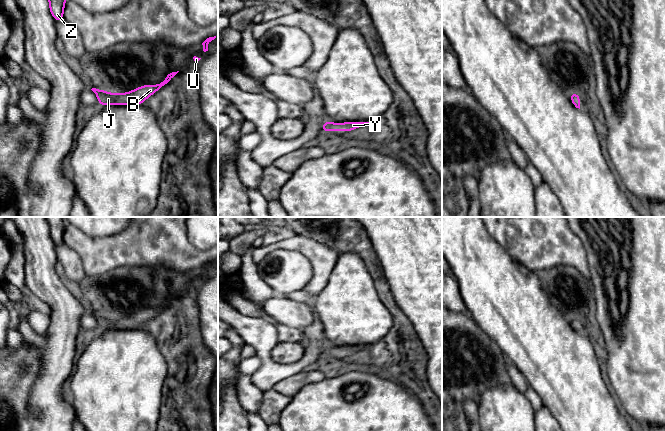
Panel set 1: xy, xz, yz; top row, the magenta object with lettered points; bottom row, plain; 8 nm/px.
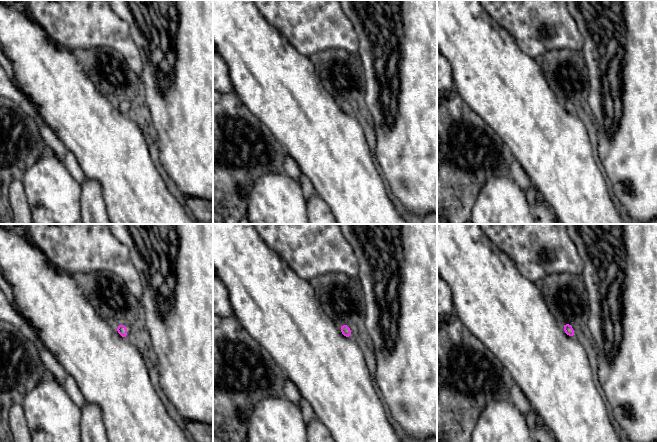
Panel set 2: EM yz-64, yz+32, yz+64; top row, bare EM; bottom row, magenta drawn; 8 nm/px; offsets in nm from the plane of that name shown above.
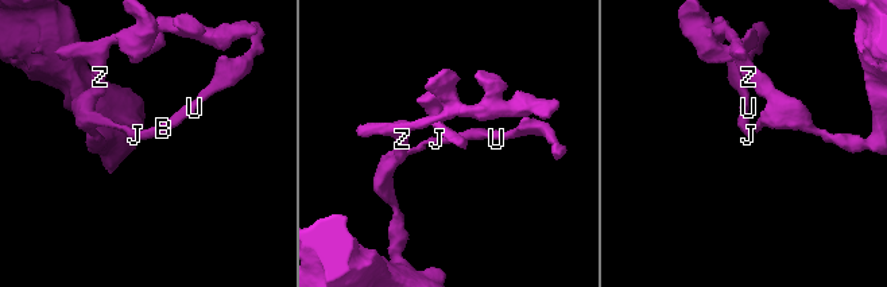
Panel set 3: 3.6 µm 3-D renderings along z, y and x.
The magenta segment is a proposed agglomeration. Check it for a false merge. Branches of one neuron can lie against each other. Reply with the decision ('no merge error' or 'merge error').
no merge error

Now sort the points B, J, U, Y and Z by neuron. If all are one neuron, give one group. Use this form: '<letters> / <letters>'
B J U Y Z

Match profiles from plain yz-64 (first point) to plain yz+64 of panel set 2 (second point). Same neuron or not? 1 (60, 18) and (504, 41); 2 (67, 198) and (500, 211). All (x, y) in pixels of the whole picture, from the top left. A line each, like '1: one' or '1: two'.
1: two
2: one

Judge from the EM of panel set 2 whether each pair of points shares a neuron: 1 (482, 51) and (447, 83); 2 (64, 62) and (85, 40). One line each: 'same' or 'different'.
1: different
2: different

